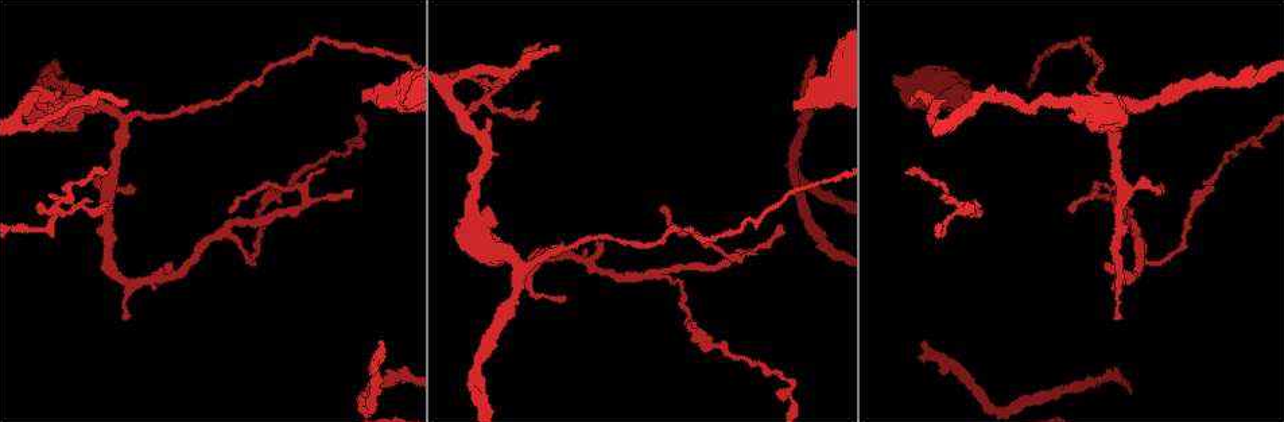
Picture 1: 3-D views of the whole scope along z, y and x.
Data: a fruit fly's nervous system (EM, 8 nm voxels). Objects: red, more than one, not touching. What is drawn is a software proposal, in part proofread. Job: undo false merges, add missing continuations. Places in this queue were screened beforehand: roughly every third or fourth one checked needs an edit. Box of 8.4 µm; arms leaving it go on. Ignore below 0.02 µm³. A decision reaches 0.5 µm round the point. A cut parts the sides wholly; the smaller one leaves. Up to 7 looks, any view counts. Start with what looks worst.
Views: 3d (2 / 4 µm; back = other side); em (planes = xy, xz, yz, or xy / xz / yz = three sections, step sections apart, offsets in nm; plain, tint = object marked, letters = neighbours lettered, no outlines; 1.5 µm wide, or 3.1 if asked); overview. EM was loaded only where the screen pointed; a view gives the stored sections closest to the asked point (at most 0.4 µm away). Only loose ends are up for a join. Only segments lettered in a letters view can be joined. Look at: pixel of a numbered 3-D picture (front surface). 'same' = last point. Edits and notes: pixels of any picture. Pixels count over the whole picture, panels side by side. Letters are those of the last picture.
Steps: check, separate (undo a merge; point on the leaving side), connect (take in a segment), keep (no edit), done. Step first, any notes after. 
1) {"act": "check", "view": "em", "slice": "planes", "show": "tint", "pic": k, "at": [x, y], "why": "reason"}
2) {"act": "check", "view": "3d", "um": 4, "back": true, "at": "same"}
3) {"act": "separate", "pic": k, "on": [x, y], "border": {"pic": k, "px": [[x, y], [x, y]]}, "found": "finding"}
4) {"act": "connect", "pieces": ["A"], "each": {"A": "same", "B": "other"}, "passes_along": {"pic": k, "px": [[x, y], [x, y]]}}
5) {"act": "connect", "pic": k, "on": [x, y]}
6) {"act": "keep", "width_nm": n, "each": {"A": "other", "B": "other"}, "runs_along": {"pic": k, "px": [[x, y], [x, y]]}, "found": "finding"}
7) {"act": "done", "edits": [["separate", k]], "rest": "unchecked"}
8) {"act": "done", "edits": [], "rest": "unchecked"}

{"act": "check", "view": "3d", "um": 2, "pic": 1, "at": [793, 106], "why": "branch stops here"}

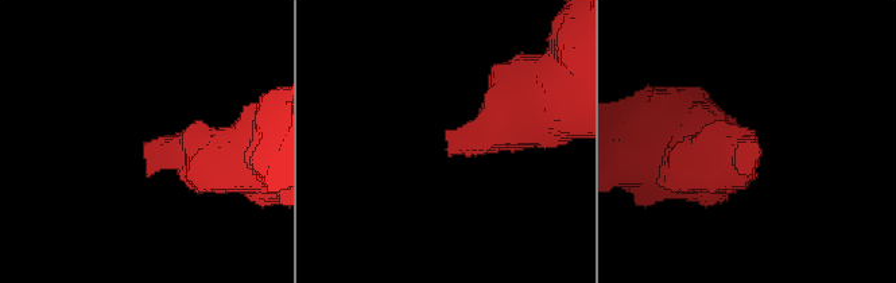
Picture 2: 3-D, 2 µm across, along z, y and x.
{"act": "check", "view": "em", "slice": "planes", "show": "letters", "pic": 2, "at": [447, 157]}

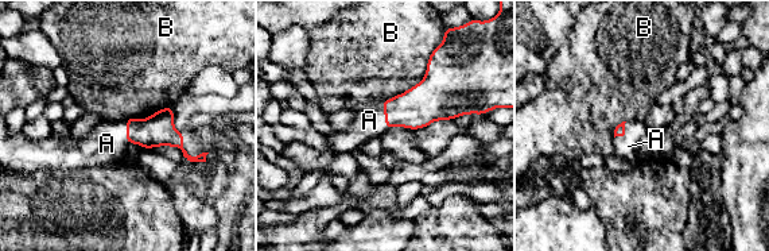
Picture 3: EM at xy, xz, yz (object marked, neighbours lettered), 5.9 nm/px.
{"act": "connect", "pieces": ["A"], "each": {"A": "same", "B": "other"}, "found": "the neuron continues"}

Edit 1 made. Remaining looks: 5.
{"act": "check", "view": "overview"}

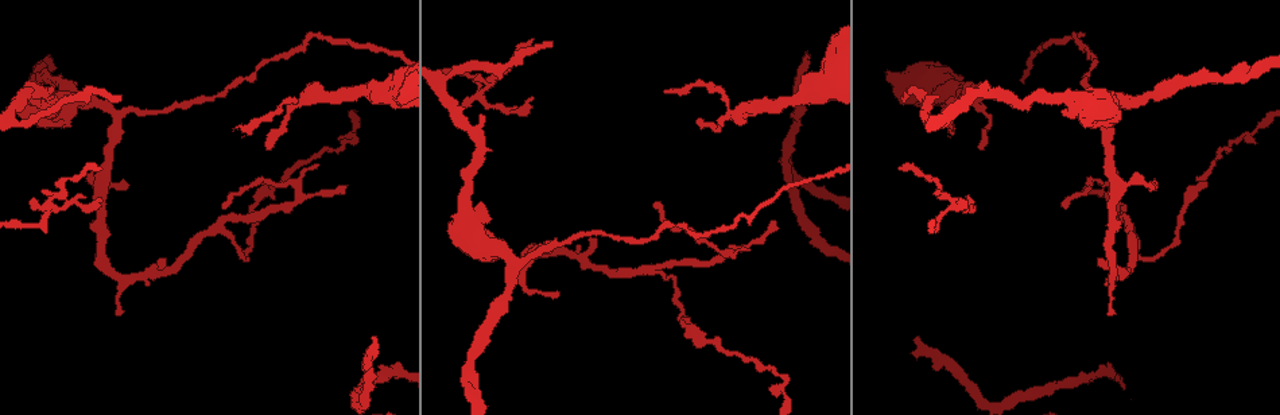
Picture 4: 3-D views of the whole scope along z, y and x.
{"act": "check", "view": "em", "slice": "xy", "step": 4, "show": "tint", "pic": 4, "at": [750, 249]}

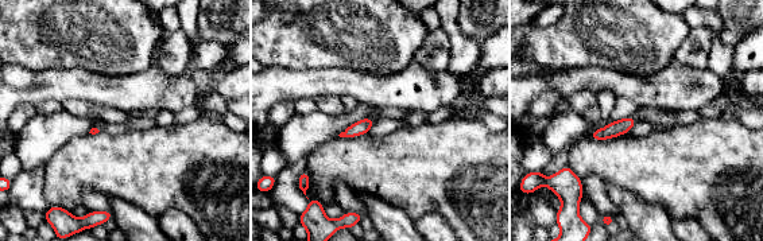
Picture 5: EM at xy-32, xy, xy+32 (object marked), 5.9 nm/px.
{"act": "check", "view": "em", "slice": "planes", "show": "tint", "at": "same"}

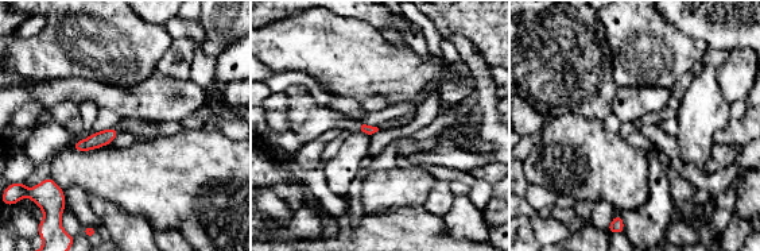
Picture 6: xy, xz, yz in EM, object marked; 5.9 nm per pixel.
{"act": "check", "view": "em", "slice": "planes", "show": "letters", "at": "same"}

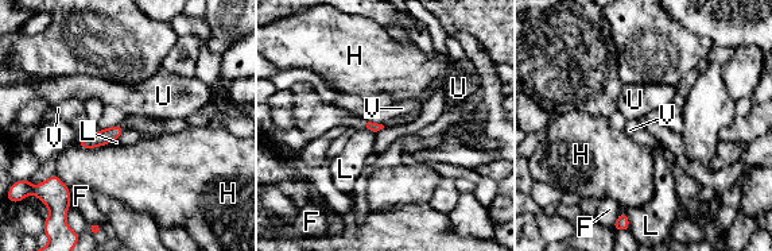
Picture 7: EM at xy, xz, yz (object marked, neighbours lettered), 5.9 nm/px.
{"act": "keep", "each": {"F": "other", "H": "other", "L": "other", "U": "other", "V": "other"}, "border": {"pic": 7, "px": [[368, 120], [381, 124]]}, "found": "none of them fits"}

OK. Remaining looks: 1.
{"act": "done", "edits": [["connect", 3]], "rest": "unchecked"}

